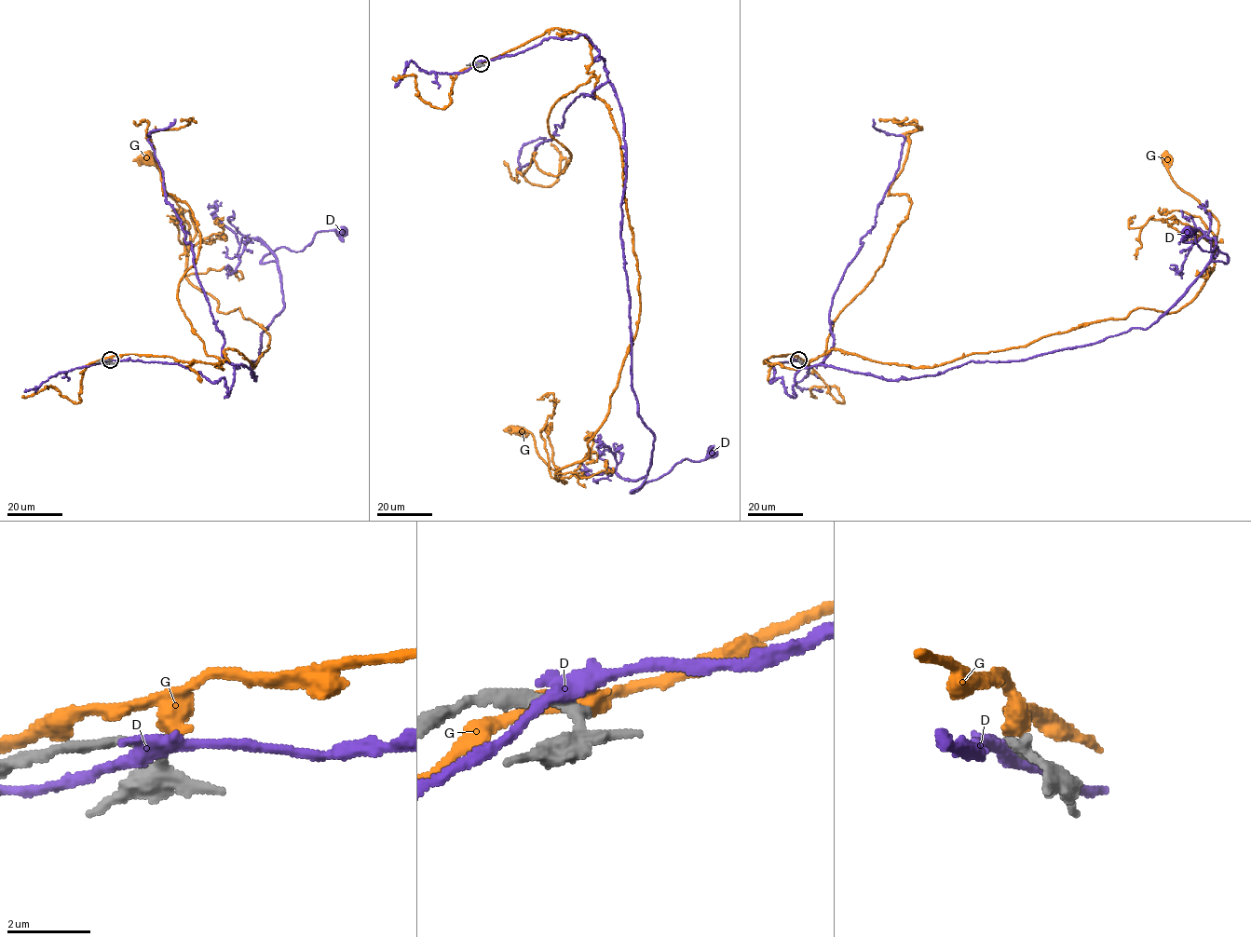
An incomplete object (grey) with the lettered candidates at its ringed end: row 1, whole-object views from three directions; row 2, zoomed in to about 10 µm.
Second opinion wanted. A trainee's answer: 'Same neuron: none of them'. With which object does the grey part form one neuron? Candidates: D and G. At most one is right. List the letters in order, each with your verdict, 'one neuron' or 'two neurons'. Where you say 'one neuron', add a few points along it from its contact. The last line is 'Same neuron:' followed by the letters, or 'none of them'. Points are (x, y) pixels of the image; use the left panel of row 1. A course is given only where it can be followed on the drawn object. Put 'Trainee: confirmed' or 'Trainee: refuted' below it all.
D: two neurons
G: two neurons
Same neuron: none of them
Trainee: confirmed

